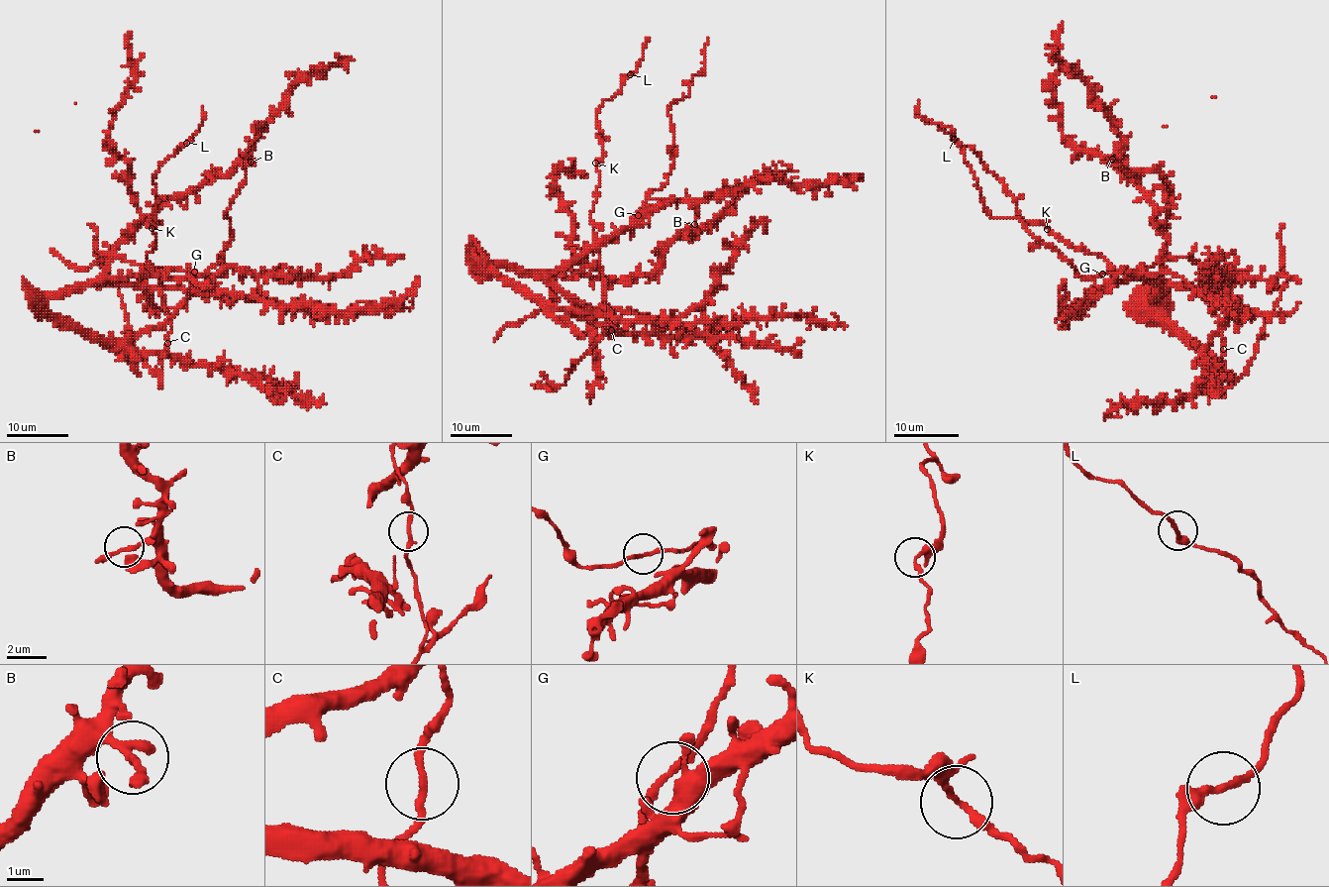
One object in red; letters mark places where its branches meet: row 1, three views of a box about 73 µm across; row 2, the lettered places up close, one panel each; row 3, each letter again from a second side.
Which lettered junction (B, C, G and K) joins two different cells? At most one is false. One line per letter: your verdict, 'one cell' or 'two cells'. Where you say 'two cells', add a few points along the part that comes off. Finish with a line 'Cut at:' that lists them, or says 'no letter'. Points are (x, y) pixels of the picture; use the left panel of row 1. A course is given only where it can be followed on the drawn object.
B: one cell
C: one cell
G: one cell
K: one cell
Cut at: no letter

